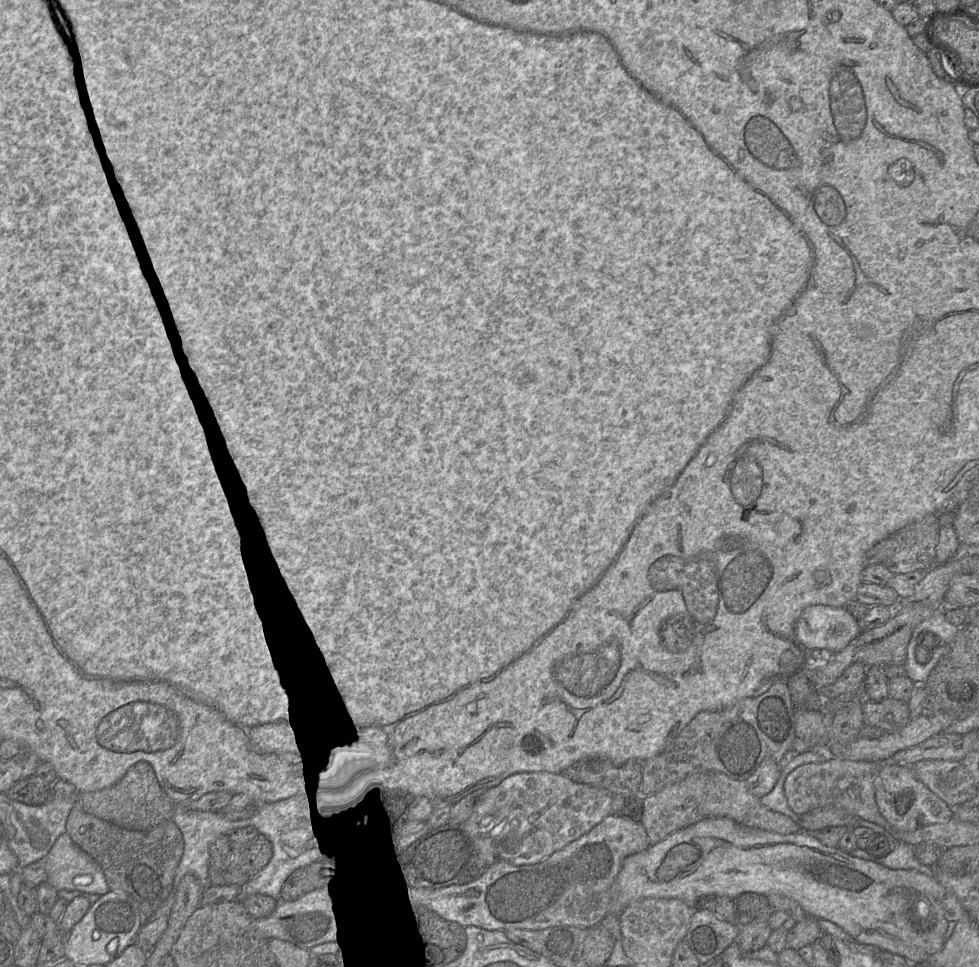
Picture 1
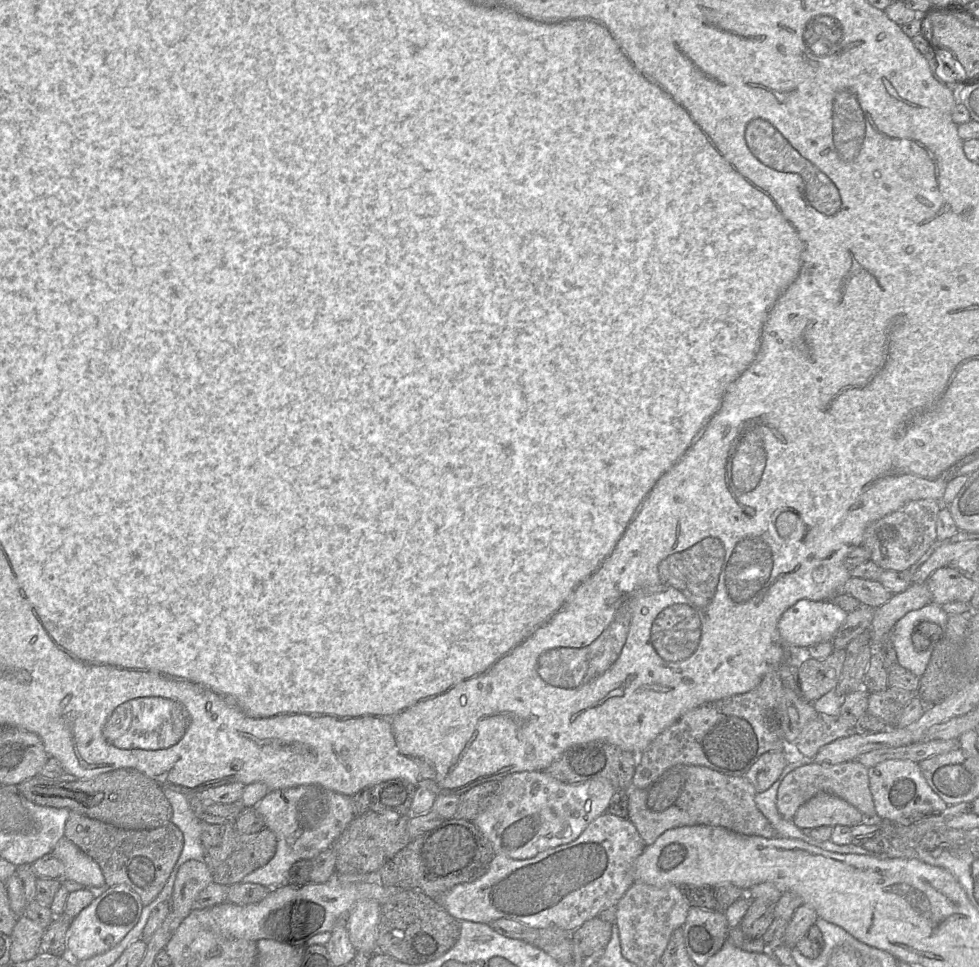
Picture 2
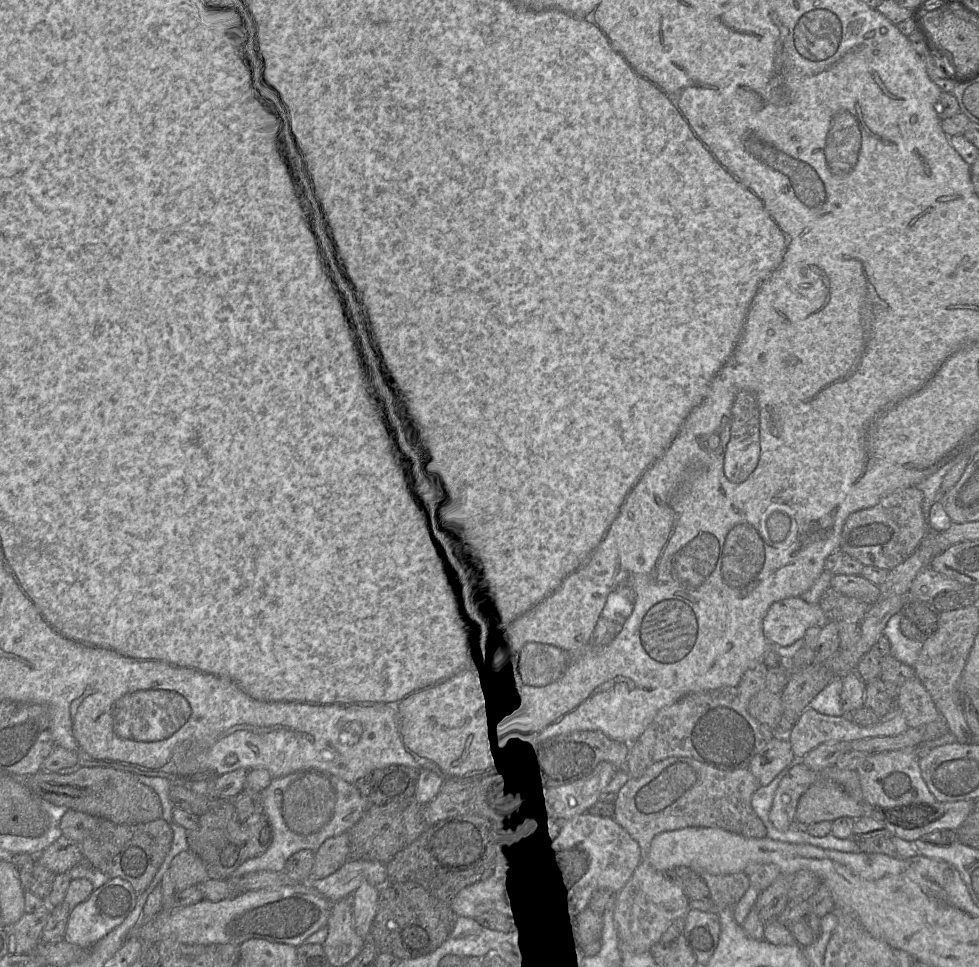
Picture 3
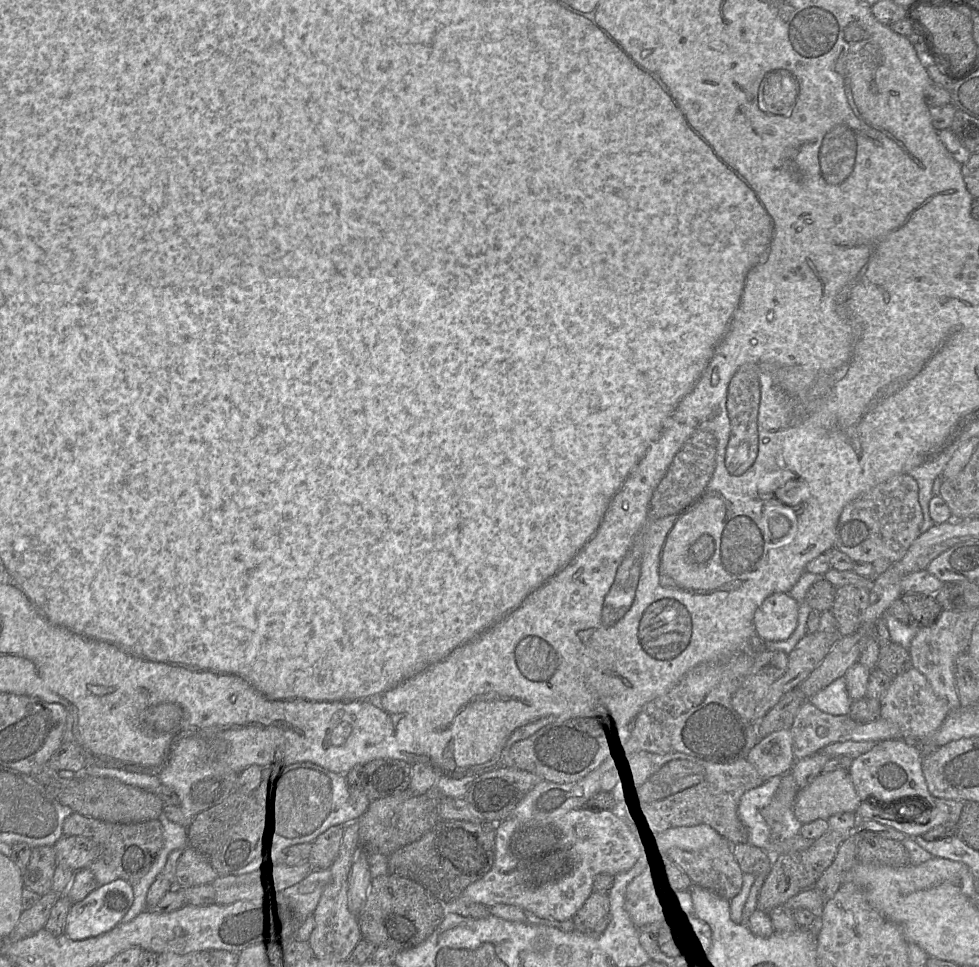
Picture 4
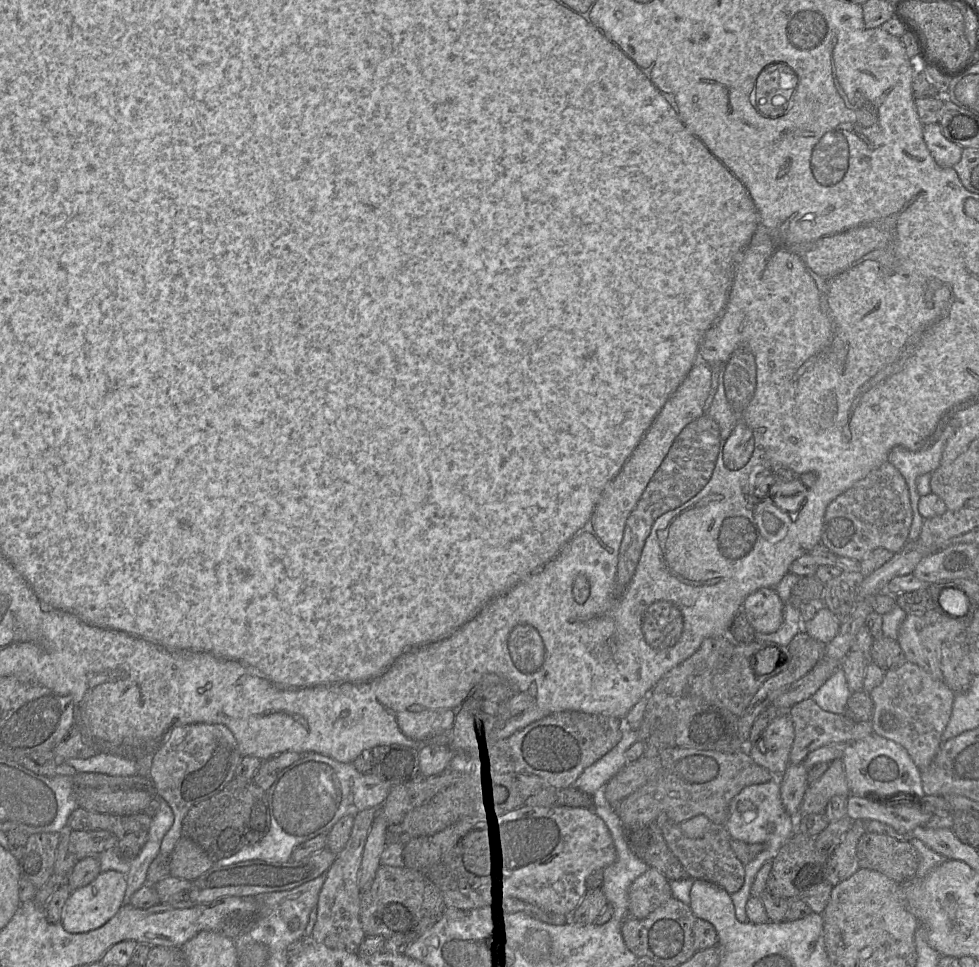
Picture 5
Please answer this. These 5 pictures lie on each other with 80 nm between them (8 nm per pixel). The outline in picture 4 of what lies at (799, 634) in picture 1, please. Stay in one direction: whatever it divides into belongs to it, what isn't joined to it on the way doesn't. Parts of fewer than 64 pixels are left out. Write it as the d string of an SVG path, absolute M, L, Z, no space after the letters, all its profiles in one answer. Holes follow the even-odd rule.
M786 593L769 595L754 614L757 635L767 641L788 639L797 627L798 602Z

